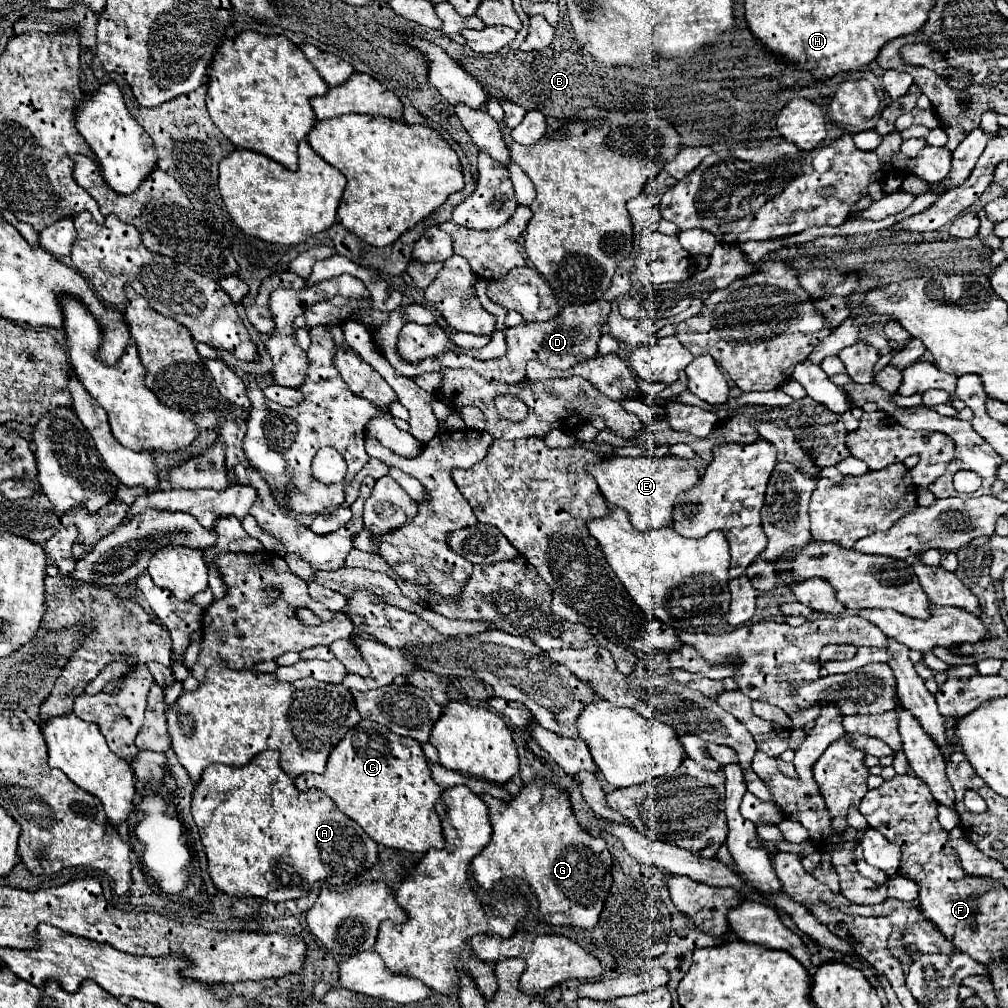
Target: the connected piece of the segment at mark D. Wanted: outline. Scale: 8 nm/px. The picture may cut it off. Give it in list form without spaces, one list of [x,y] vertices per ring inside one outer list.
[[[594,301],[590,305],[568,305],[556,317],[546,323],[530,321],[520,323],[516,327],[506,329],[508,351],[502,359],[494,361],[480,361],[470,355],[448,351],[440,353],[436,359],[442,369],[474,369],[486,381],[504,381],[504,383],[518,383],[526,379],[526,363],[532,359],[542,361],[550,369],[570,369],[578,365],[578,361],[588,361],[598,353],[598,341],[602,337],[602,325],[610,315],[610,301]]]

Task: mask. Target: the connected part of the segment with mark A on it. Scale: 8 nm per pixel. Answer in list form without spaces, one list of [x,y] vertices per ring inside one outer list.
[[[264,751],[260,755],[256,755],[248,765],[244,767],[226,767],[226,765],[210,765],[204,769],[200,783],[194,787],[192,791],[192,817],[198,825],[200,831],[200,839],[208,857],[208,871],[210,877],[216,885],[216,889],[220,893],[226,893],[230,897],[260,897],[272,903],[280,903],[280,901],[290,901],[290,899],[300,899],[308,895],[308,889],[316,883],[316,881],[326,881],[334,887],[342,887],[342,885],[350,885],[352,881],[360,881],[376,863],[378,863],[378,843],[374,839],[370,839],[360,825],[356,825],[352,819],[348,819],[338,807],[336,803],[324,795],[322,791],[310,789],[310,791],[298,791],[294,781],[280,769],[278,765],[278,751]]]

